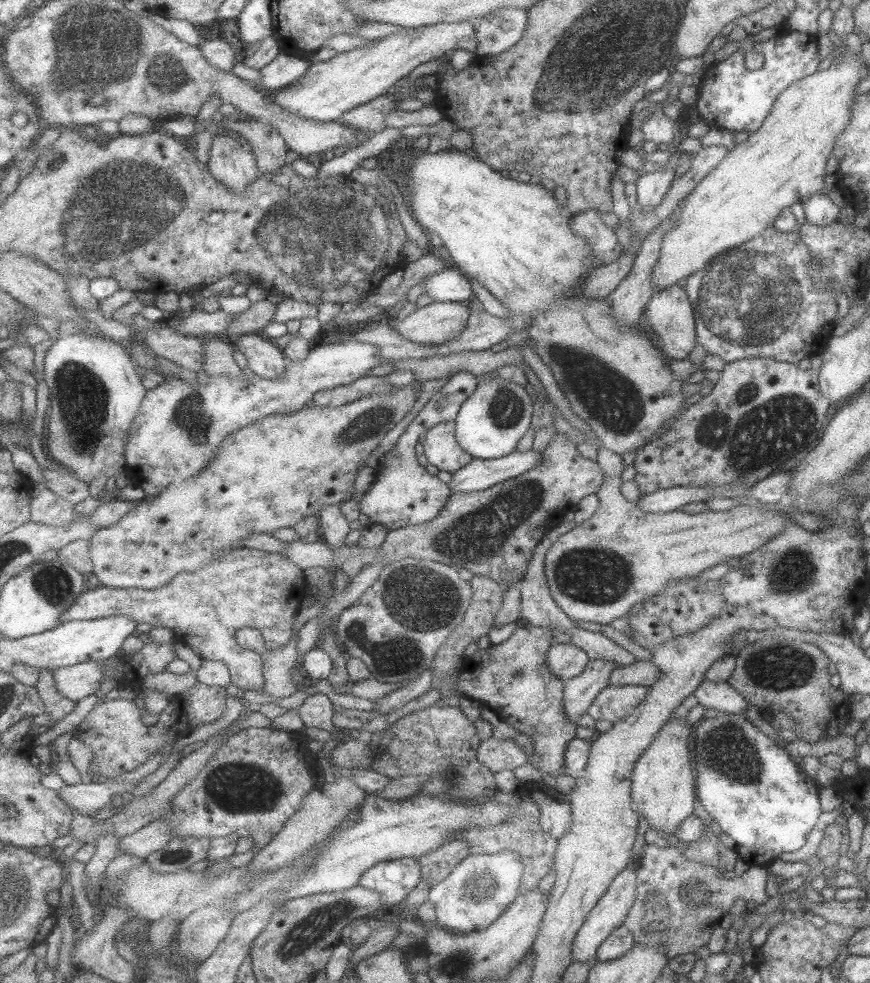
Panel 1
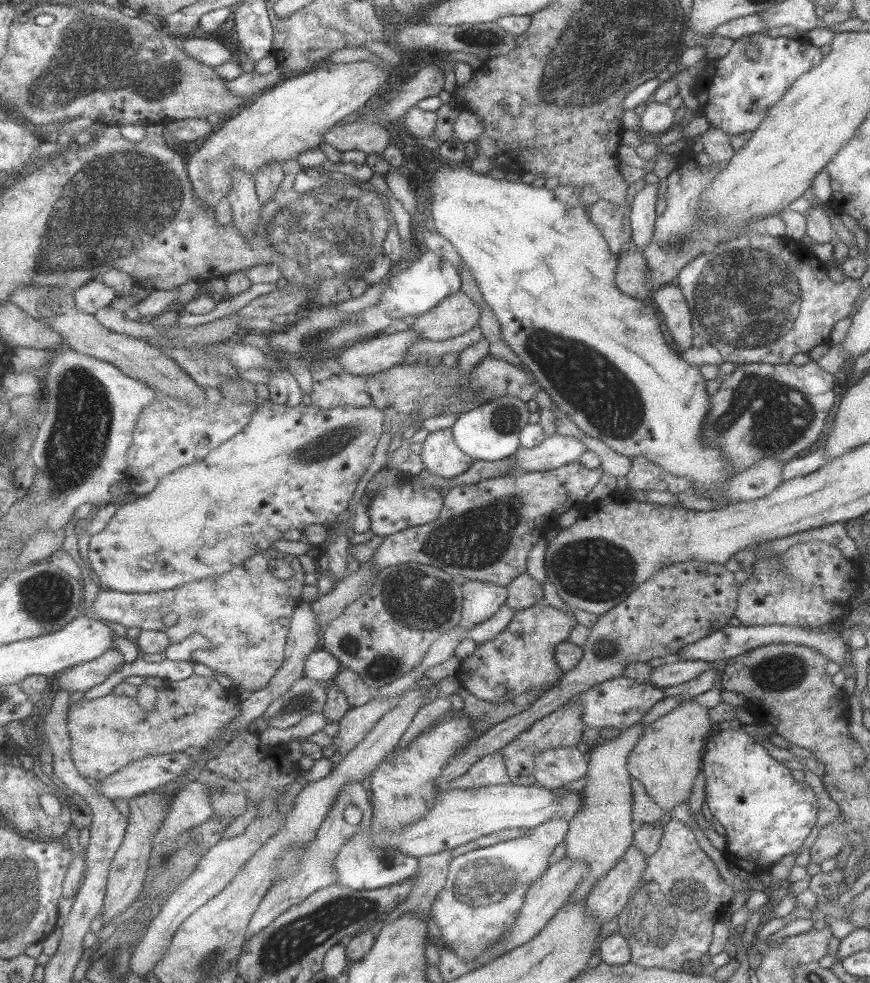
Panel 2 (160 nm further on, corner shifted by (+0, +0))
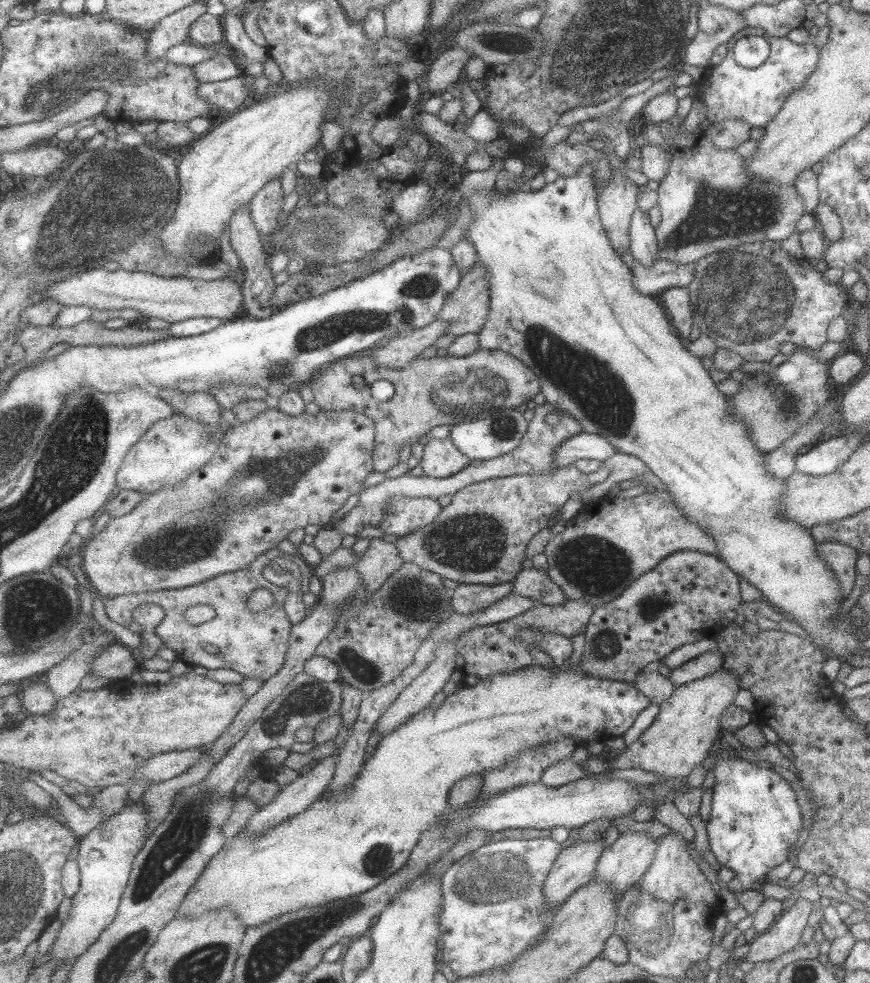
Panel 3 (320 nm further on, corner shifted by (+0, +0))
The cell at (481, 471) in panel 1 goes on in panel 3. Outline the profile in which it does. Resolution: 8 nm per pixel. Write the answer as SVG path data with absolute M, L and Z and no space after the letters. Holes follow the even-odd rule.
M579 432L571 439L563 441L553 455L553 462L558 467L569 466L582 459L604 462L615 455L615 452L616 448L601 436Z

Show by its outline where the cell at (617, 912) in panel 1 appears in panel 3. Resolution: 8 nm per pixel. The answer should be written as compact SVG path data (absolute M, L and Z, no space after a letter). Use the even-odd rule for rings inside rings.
M646 832L619 833L615 842L602 850L598 864L595 866L593 881L605 882L607 886L611 886L611 890L615 891L615 894L623 894L630 886L639 882L649 868L657 850L658 841L659 839Z

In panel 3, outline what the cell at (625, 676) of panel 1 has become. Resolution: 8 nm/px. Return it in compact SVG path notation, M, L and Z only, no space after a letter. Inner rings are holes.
M720 649L703 652L699 656L680 664L671 673L667 680L675 686L679 686L693 680L705 678L716 673L722 667L722 655Z

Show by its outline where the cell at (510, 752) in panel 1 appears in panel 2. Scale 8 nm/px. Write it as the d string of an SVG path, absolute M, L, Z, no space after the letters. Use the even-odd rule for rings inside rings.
M499 751L483 757L469 769L466 775L460 776L449 783L453 789L485 788L486 786L509 784L511 777L508 773L503 753Z

